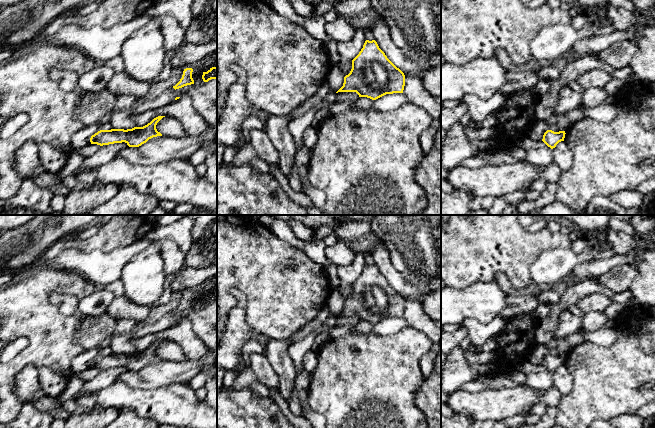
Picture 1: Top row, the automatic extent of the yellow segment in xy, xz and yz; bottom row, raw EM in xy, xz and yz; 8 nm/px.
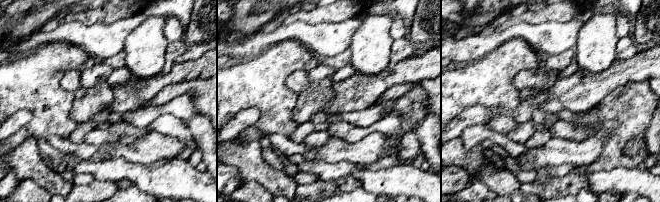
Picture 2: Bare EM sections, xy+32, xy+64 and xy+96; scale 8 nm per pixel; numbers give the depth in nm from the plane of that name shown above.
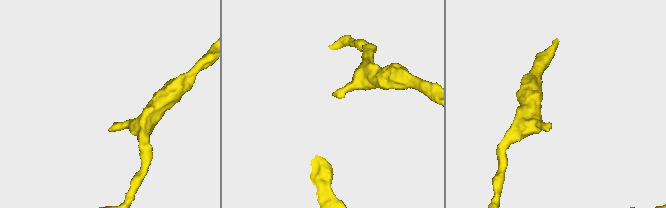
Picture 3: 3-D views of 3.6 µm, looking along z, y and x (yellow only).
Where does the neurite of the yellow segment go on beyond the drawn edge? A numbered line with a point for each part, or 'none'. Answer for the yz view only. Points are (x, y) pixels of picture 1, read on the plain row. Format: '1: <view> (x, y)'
none

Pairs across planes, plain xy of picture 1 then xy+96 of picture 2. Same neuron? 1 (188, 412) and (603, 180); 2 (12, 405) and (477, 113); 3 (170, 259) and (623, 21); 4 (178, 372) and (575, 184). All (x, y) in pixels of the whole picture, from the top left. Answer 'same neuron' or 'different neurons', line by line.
1: same neuron
2: different neurons
3: same neuron
4: different neurons

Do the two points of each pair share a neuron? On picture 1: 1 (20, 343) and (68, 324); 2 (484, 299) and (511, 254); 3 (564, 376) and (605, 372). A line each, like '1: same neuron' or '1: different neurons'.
1: different neurons
2: different neurons
3: different neurons

